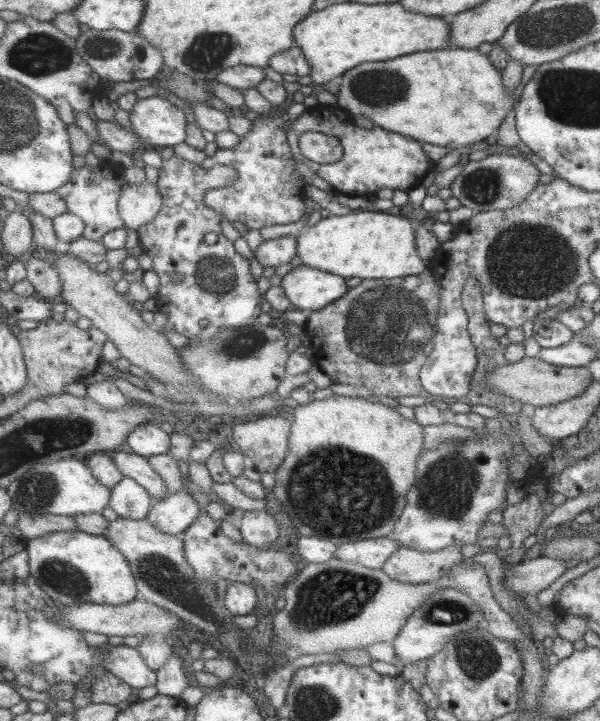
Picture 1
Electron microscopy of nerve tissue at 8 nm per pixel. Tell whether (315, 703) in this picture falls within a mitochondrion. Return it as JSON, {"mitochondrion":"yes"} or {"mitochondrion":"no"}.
{"mitochondrion":"yes"}

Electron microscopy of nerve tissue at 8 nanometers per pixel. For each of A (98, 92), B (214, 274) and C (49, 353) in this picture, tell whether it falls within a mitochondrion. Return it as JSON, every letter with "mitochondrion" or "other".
{"A":"other","B":"mitochondrion","C":"other"}

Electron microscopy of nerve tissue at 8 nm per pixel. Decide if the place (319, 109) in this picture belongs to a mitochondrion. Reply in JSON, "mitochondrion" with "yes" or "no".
{"mitochondrion":"no"}

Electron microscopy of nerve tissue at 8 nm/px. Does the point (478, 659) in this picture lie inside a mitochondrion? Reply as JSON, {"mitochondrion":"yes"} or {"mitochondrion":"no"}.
{"mitochondrion":"yes"}

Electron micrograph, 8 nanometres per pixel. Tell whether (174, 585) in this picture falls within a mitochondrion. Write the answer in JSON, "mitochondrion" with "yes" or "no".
{"mitochondrion":"yes"}

